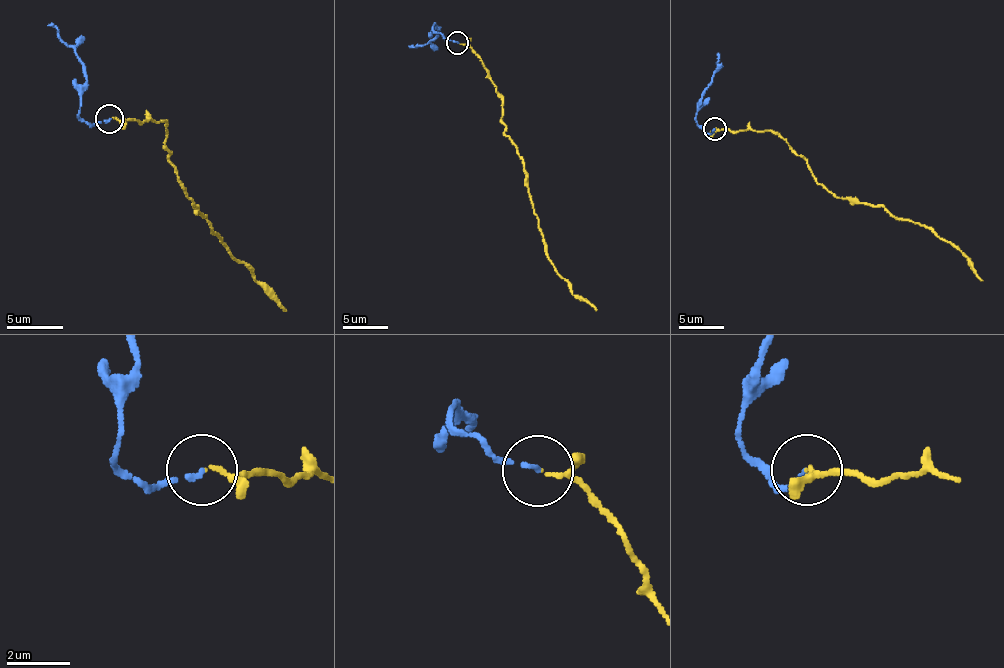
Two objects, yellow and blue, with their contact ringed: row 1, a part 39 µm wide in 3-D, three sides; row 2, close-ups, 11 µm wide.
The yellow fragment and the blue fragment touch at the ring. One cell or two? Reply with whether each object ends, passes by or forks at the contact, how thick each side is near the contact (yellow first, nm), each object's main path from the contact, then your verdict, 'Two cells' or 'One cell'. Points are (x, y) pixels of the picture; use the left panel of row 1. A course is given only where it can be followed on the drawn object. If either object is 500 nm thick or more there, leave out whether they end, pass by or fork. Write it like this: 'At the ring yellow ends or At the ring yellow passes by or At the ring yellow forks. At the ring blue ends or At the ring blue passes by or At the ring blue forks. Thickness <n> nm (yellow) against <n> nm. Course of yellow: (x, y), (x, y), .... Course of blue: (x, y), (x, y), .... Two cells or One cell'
At the ring yellow passes by. At the ring blue ends. Thickness 90 nm (yellow) against 130 nm. Course of yellow: (110, 118), (167, 123), (164, 146), (178, 183), (206, 217), (217, 236), (285, 310). Course of blue: (110, 118), (82, 121), (79, 87), (85, 67), (51, 22). Two cells

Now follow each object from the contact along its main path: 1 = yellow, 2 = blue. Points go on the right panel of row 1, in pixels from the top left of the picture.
1: (714, 128), (777, 132), (837, 197), (884, 206), (908, 222), (931, 226), (982, 280)
2: (714, 128), (705, 130), (696, 121), (696, 103), (716, 70), (719, 52)

